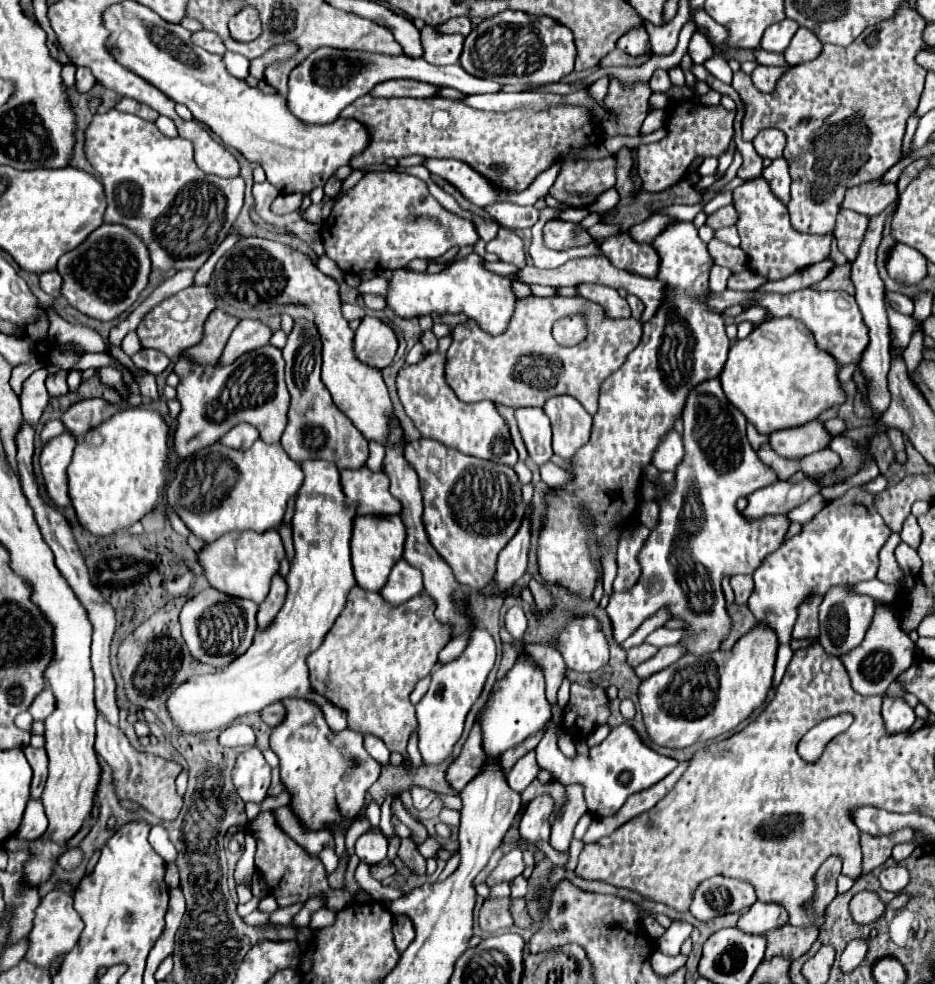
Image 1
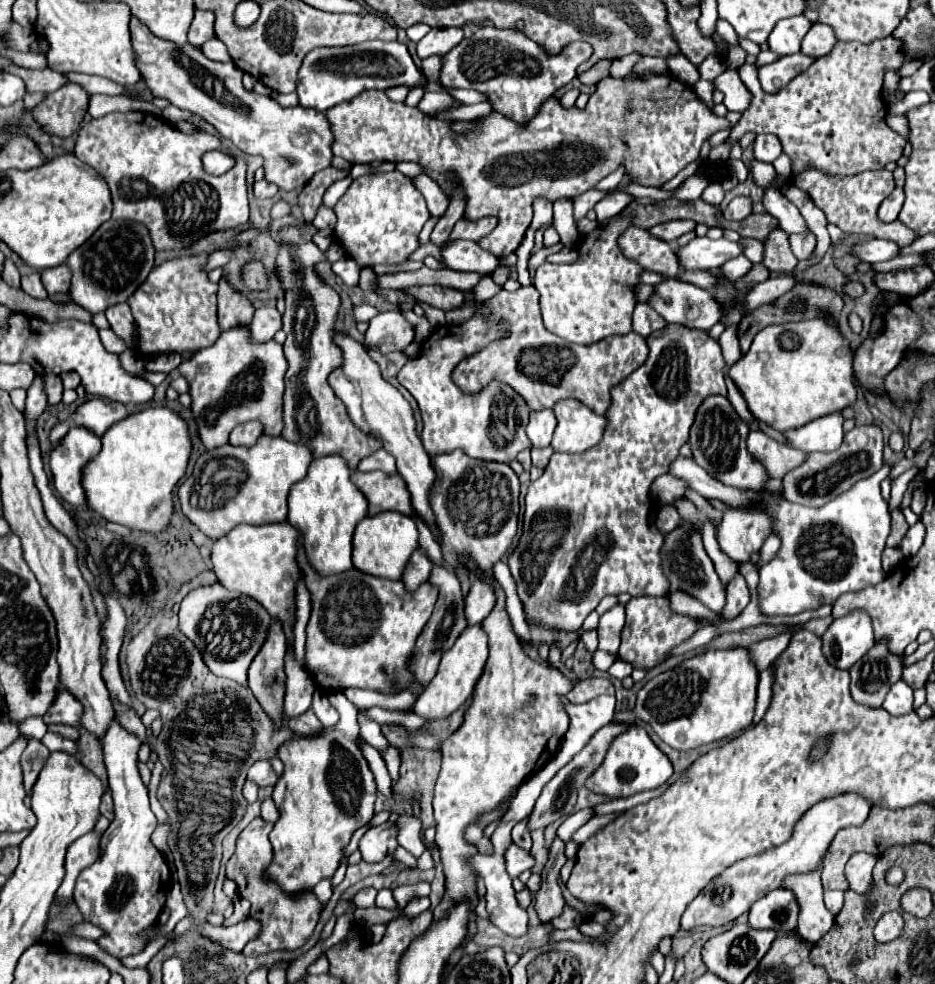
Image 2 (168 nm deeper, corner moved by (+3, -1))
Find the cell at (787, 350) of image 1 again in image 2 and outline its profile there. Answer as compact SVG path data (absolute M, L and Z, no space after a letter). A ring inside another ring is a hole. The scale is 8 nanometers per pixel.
M823 318L763 328L751 350L731 366L729 374L747 400L751 414L779 432L841 412L857 400L849 340Z

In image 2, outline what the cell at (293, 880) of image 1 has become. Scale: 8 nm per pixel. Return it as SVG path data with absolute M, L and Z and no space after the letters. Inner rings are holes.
M255 818L239 834L237 848L227 862L227 878L231 878L237 884L237 894L251 902L249 918L253 918L261 924L259 936L255 940L247 942L247 946L243 948L243 956L259 956L259 954L269 954L269 952L277 952L277 950L301 948L313 936L313 930L315 930L319 914L321 914L321 904L317 902L315 894L305 894L301 898L287 896L279 890L277 884L263 880L263 866L267 866L273 858L271 842L267 838L271 828L273 828L273 824L267 824L265 820Z

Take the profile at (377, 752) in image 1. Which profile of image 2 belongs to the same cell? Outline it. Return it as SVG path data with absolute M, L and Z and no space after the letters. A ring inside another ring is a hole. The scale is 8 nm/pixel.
M316 689L313 694L311 707L317 718L319 718L325 727L337 724L339 720L337 711L331 706L328 698L318 689Z

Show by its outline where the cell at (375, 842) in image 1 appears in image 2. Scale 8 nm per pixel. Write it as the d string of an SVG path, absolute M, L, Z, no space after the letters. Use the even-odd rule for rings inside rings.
M385 822L379 826L371 826L359 842L359 850L365 862L381 862L387 852L389 856L397 850L397 826L395 822Z

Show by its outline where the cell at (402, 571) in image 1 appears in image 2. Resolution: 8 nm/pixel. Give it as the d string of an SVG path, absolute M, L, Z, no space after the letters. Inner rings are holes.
M417 548L415 554L411 554L407 566L405 566L405 572L403 572L403 582L405 582L405 588L407 590L415 590L419 588L419 584L427 582L427 578L431 576L431 560L429 556Z

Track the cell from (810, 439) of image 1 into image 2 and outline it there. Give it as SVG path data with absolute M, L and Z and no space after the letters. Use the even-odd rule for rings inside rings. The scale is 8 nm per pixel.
M829 414L819 420L809 422L807 426L801 426L797 430L785 432L787 440L793 448L803 452L833 452L843 442L843 416L841 414Z

